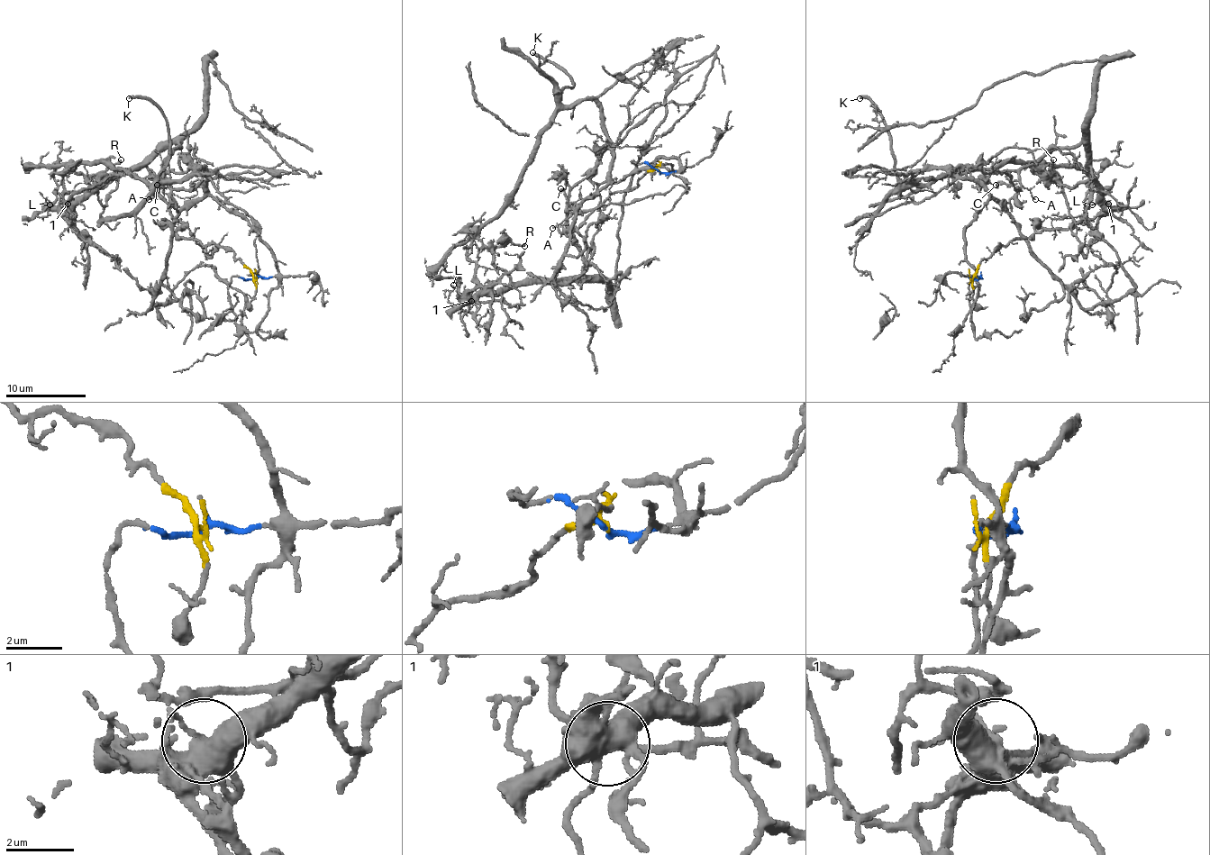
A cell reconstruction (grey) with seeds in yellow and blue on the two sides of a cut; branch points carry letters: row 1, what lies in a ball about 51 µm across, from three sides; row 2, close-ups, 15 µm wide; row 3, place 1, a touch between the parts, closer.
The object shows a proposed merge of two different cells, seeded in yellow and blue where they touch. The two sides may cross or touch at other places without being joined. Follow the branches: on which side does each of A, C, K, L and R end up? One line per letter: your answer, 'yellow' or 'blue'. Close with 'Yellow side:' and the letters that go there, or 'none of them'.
A: yellow
C: yellow
K: blue
L: yellow
R: yellow
Yellow side: A, C, L, R

